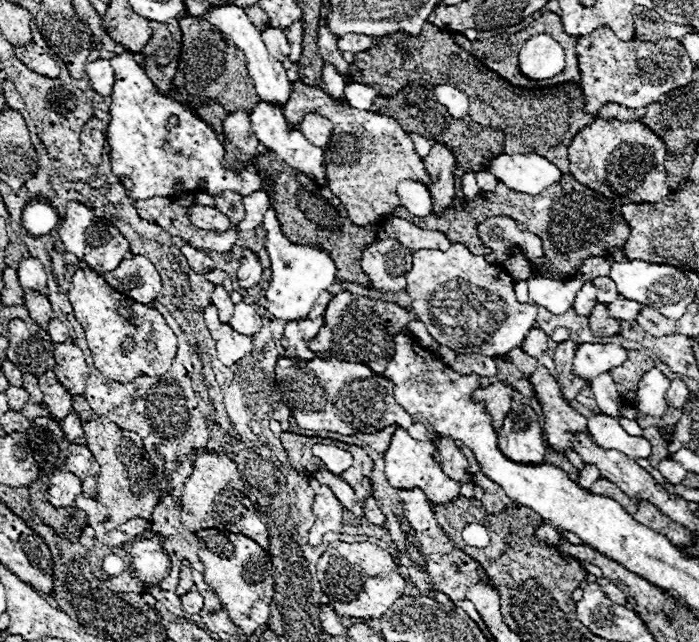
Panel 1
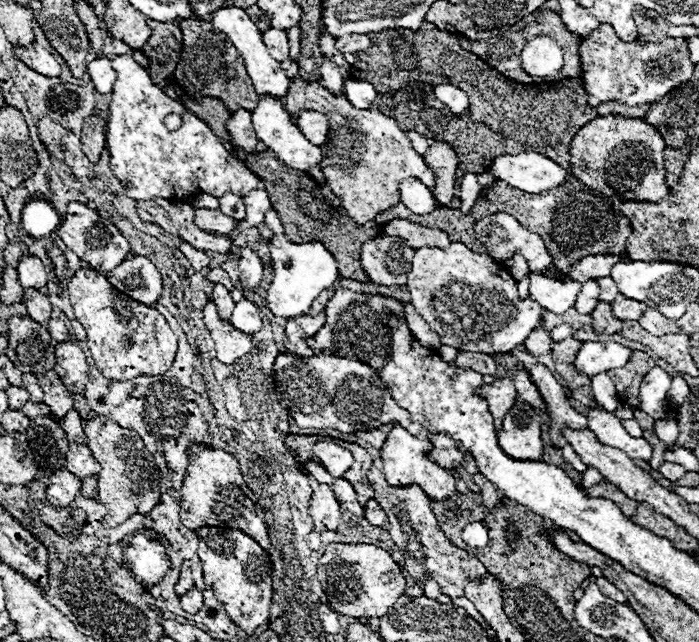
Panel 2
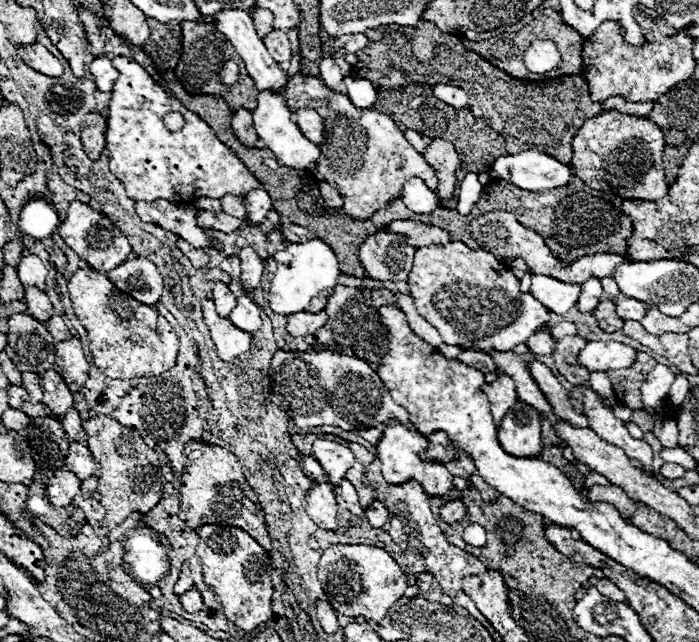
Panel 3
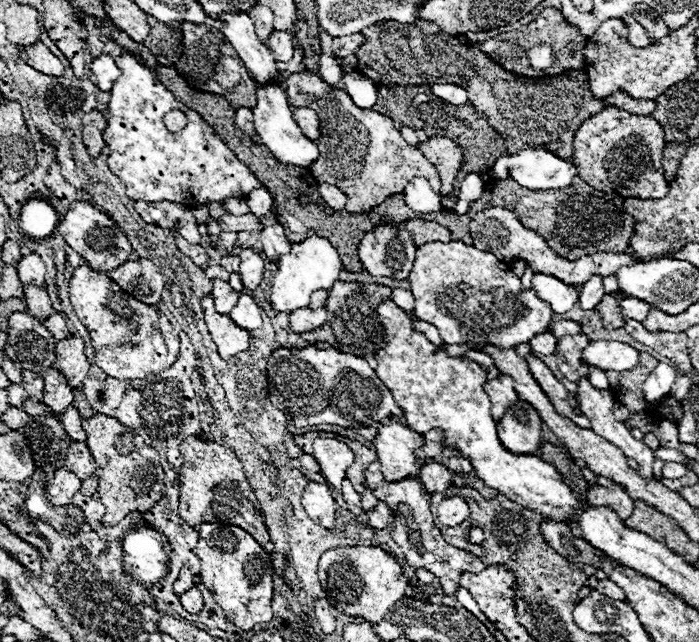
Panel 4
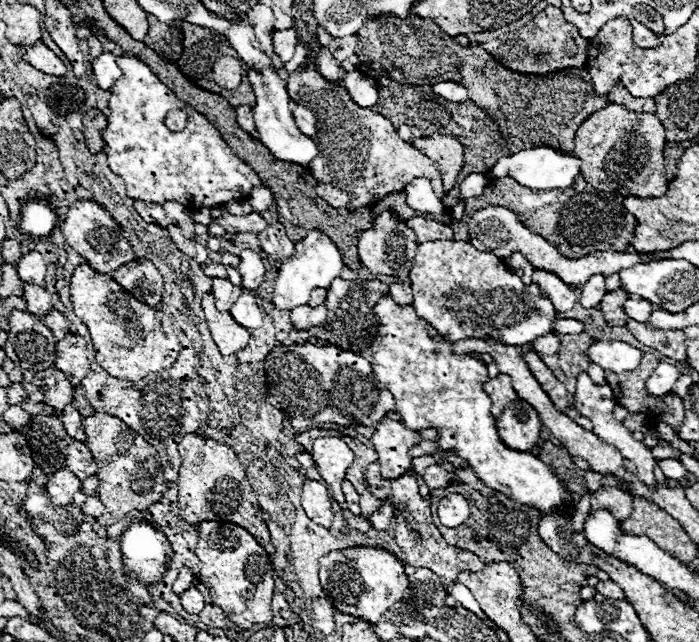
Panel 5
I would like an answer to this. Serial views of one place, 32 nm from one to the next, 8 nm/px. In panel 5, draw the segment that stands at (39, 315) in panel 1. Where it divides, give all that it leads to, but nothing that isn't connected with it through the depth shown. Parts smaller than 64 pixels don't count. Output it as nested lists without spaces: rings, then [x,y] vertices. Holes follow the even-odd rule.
[[[24,284],[24,300],[28,304],[28,312],[34,312],[40,318],[52,310],[48,290],[44,290],[36,284]]]

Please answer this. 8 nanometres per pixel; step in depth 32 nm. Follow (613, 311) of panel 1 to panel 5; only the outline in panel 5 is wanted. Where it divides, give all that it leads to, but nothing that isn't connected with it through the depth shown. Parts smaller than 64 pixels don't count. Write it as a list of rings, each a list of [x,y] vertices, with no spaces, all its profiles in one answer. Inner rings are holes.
[[[632,296],[632,298],[628,298],[628,300],[624,302],[624,312],[626,312],[626,316],[632,318],[632,320],[636,320],[636,322],[646,322],[652,310],[654,310],[654,306],[648,304],[648,300],[640,300],[640,298],[636,298],[636,296]]]

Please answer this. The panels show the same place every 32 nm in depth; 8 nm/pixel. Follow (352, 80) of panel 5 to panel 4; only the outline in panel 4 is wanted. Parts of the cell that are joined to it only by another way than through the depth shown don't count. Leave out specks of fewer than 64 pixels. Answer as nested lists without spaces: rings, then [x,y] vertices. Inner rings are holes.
[[[348,72],[342,78],[342,84],[344,84],[346,94],[356,102],[358,108],[372,108],[376,104],[378,90],[372,80],[368,80],[356,72]]]

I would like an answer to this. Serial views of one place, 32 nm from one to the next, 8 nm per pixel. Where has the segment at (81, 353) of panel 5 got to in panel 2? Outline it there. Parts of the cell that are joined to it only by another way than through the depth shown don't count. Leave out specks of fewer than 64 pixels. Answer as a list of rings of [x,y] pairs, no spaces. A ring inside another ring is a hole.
[[[60,342],[56,344],[56,368],[60,382],[72,394],[82,394],[88,380],[88,362],[78,342]]]

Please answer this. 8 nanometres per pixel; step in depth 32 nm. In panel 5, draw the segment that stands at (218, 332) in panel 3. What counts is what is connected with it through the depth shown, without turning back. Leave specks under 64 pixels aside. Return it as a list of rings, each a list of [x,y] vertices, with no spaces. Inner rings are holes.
[[[208,292],[202,296],[202,308],[206,314],[206,324],[210,328],[212,340],[216,342],[222,356],[236,354],[244,346],[248,346],[250,332],[246,328],[240,328],[230,316],[230,312],[218,312],[214,306],[214,296]]]

